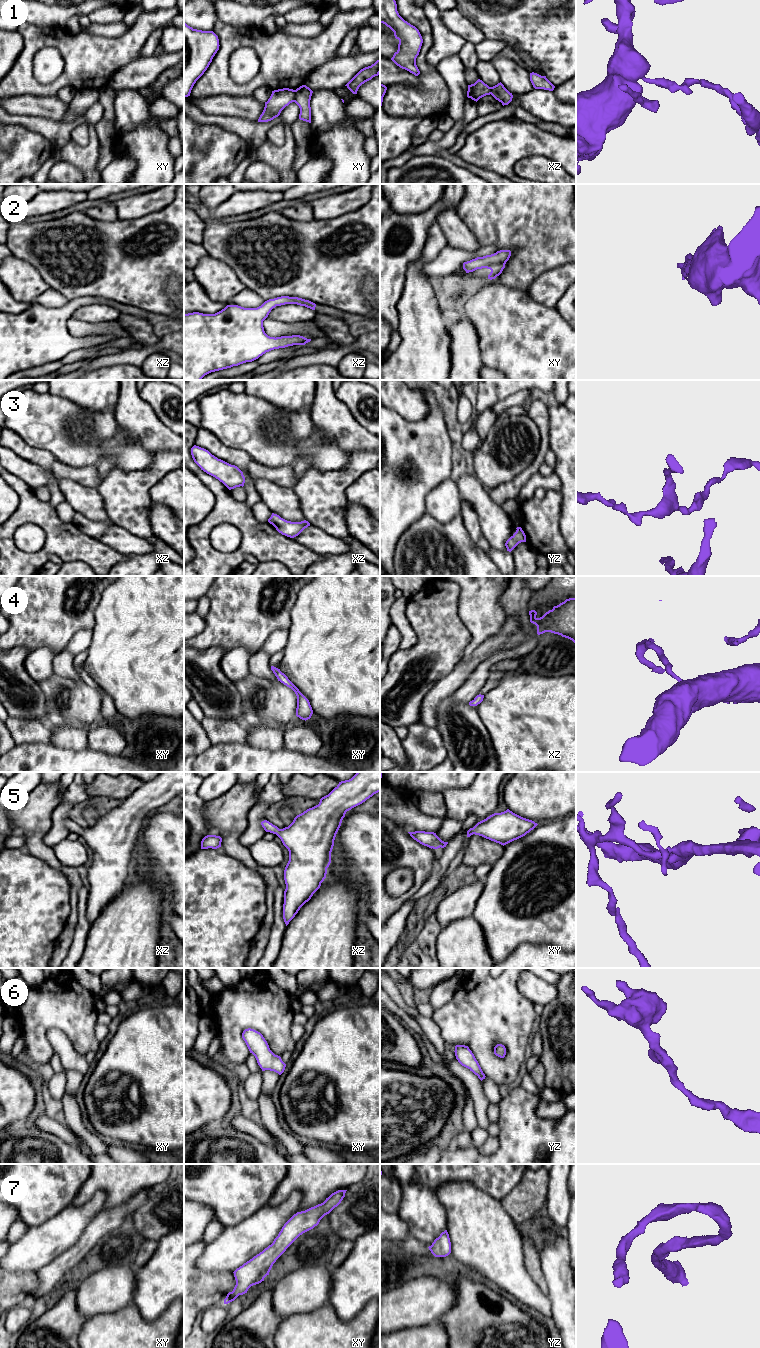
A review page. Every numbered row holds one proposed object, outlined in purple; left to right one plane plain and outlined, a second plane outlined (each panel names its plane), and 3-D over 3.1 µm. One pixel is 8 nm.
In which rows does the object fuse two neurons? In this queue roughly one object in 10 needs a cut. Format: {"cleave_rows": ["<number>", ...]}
{"cleave_rows": ["1"]}

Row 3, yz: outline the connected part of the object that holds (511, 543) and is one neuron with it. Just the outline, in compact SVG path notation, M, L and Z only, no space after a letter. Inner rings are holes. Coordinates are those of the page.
M521 527L516 528L516 532L506 541L507 551L511 552L519 543L526 542L526 535Z

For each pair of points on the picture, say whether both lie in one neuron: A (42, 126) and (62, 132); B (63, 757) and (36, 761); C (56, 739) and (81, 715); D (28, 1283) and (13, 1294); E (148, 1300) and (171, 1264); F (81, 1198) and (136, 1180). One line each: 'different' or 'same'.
A: same
B: same
C: different
D: same
E: same
F: same

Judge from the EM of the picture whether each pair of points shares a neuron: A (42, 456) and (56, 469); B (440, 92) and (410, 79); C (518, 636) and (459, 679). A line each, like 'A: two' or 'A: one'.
A: two
B: two
C: one

